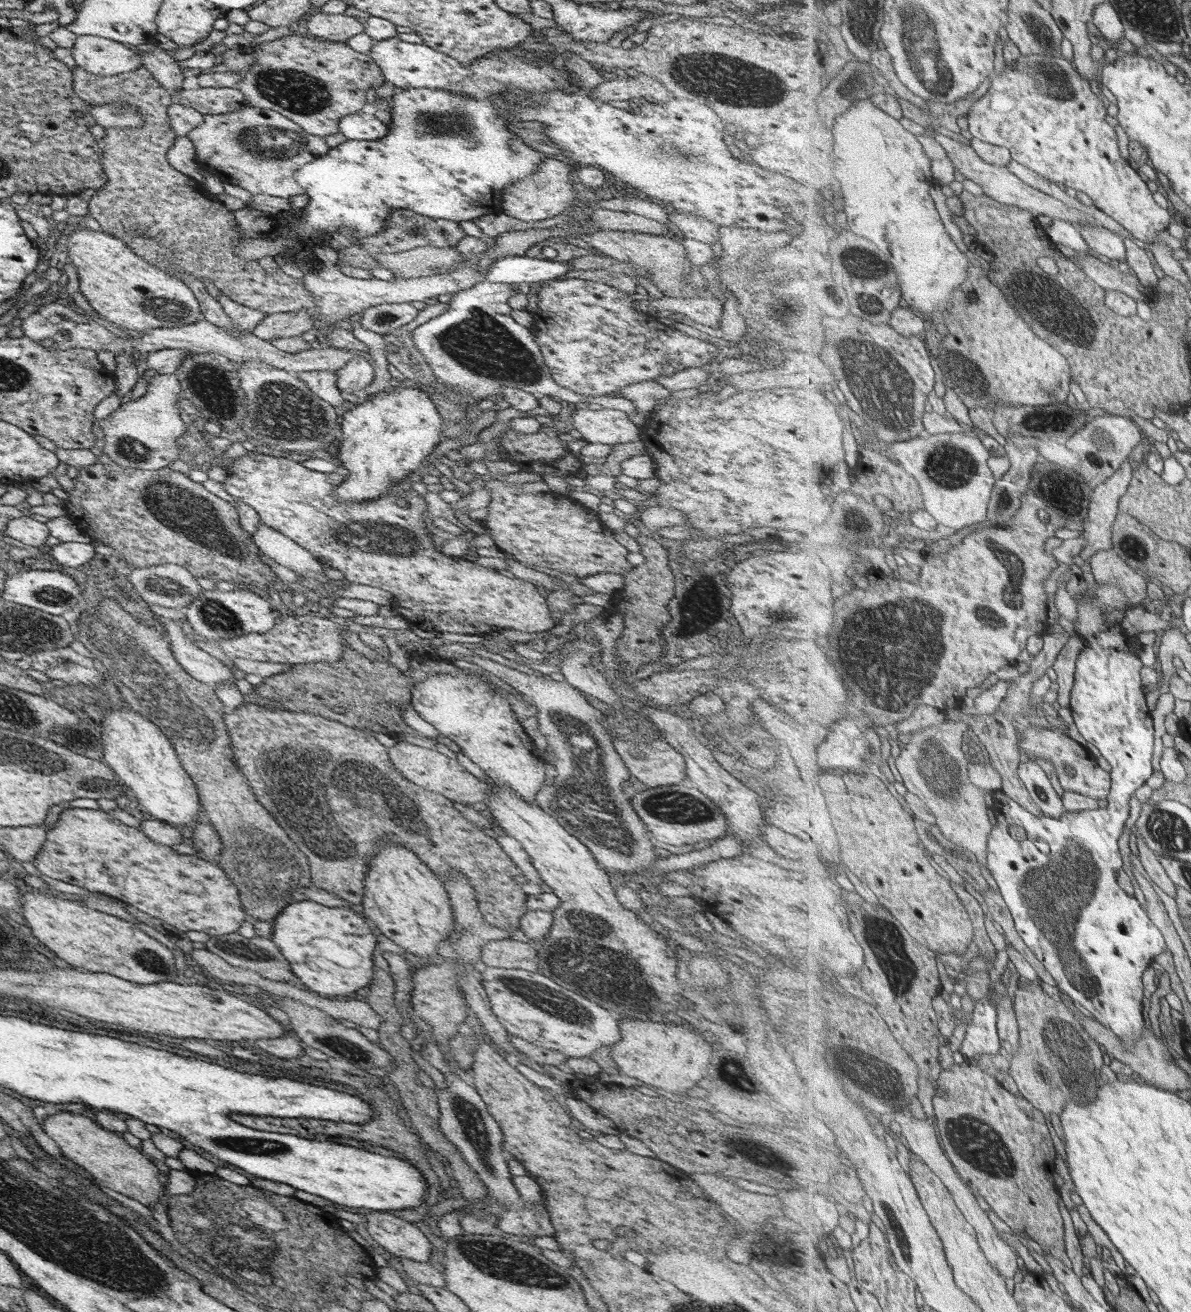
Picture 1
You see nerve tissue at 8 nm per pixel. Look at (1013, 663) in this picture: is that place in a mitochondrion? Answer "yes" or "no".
no

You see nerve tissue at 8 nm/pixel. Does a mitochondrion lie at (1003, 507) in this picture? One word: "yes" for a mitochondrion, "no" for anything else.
yes

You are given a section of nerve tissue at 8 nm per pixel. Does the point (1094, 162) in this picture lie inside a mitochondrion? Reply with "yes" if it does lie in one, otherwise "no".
no

